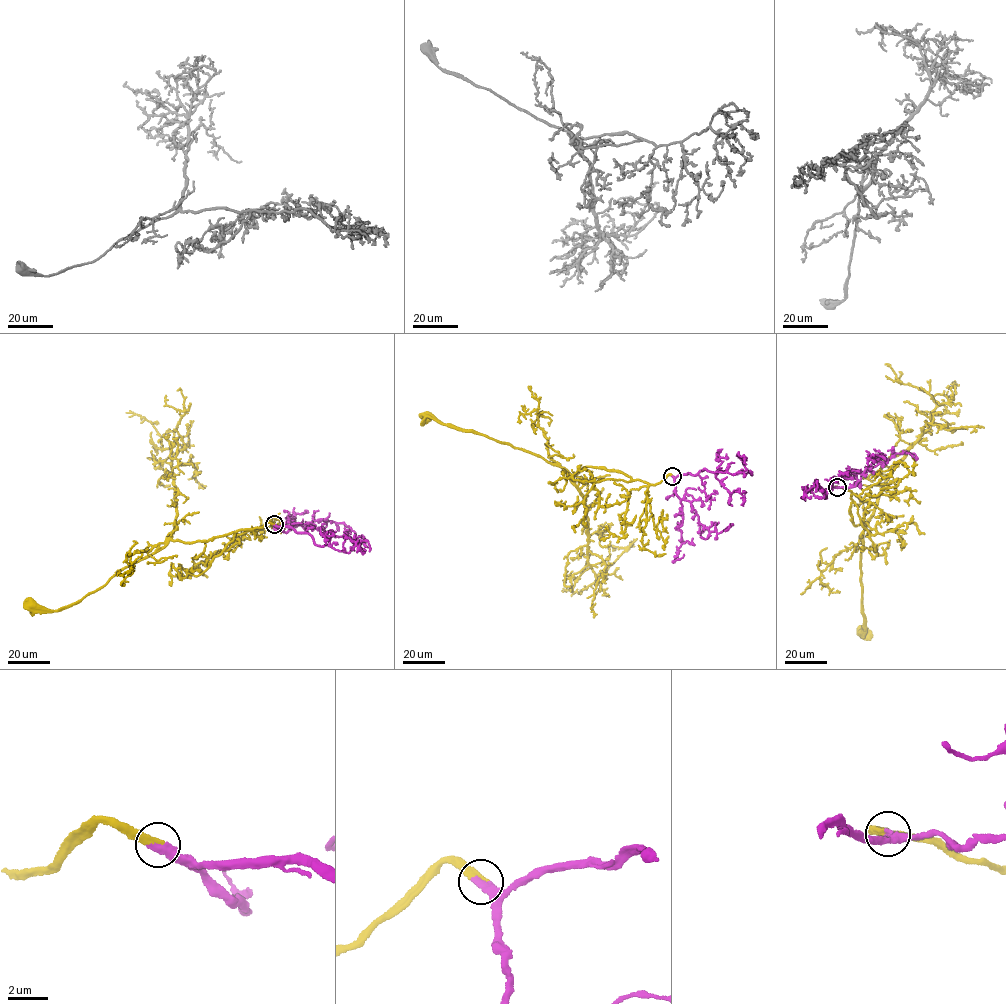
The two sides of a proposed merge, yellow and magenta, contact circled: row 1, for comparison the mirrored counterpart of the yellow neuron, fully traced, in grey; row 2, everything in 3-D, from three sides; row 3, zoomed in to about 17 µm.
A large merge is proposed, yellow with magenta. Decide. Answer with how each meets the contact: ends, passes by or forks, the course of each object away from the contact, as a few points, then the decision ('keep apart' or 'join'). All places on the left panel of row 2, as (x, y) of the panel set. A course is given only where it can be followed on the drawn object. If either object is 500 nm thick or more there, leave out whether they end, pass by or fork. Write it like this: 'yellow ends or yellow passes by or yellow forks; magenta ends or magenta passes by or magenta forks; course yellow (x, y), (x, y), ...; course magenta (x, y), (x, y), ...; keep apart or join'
yellow ends; magenta ends; course yellow (274, 524), (267, 522), (205, 541), (171, 539), (79, 601), (53, 611), (31, 602); course magenta (274, 524), (289, 525), (297, 532), (308, 533), (315, 544), (346, 552), (360, 542), (355, 543), (365, 552); join

